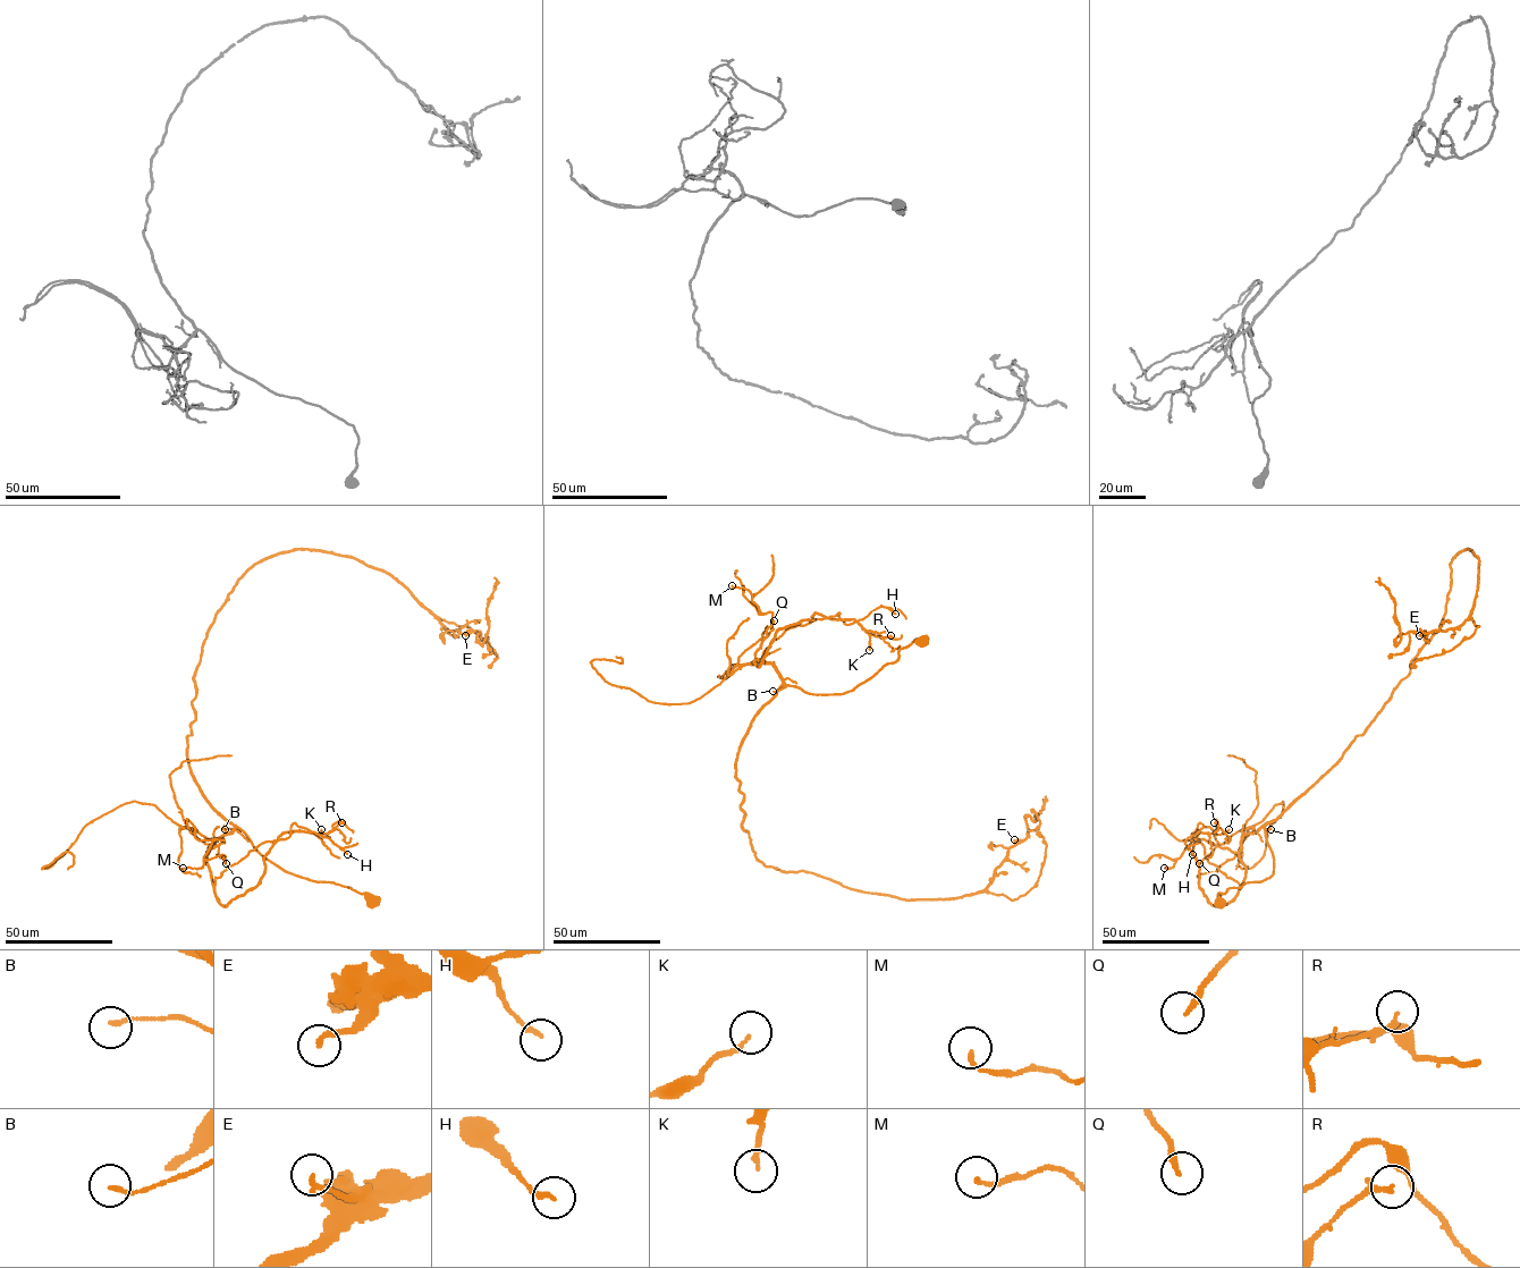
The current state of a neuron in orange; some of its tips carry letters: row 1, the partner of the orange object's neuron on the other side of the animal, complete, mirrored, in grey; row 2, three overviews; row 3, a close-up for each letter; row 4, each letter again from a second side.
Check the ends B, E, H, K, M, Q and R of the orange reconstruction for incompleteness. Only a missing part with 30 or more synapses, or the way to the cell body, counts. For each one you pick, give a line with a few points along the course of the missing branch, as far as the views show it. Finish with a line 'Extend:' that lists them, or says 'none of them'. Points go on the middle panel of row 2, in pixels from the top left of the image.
Extend: none of them

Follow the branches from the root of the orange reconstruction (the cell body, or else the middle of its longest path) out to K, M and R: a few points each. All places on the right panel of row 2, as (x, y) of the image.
K: (1219, 902), (1230, 887), (1273, 872), (1263, 827), (1242, 836), (1241, 885), (1210, 863), (1198, 831), (1229, 829)
M: (1219, 902), (1230, 887), (1273, 875), (1263, 827), (1246, 834), (1236, 852), (1192, 839), (1174, 865), (1164, 868)
R: (1219, 902), (1268, 878), (1273, 855), (1263, 827), (1247, 833), (1244, 879), (1227, 878), (1197, 839), (1214, 822)

